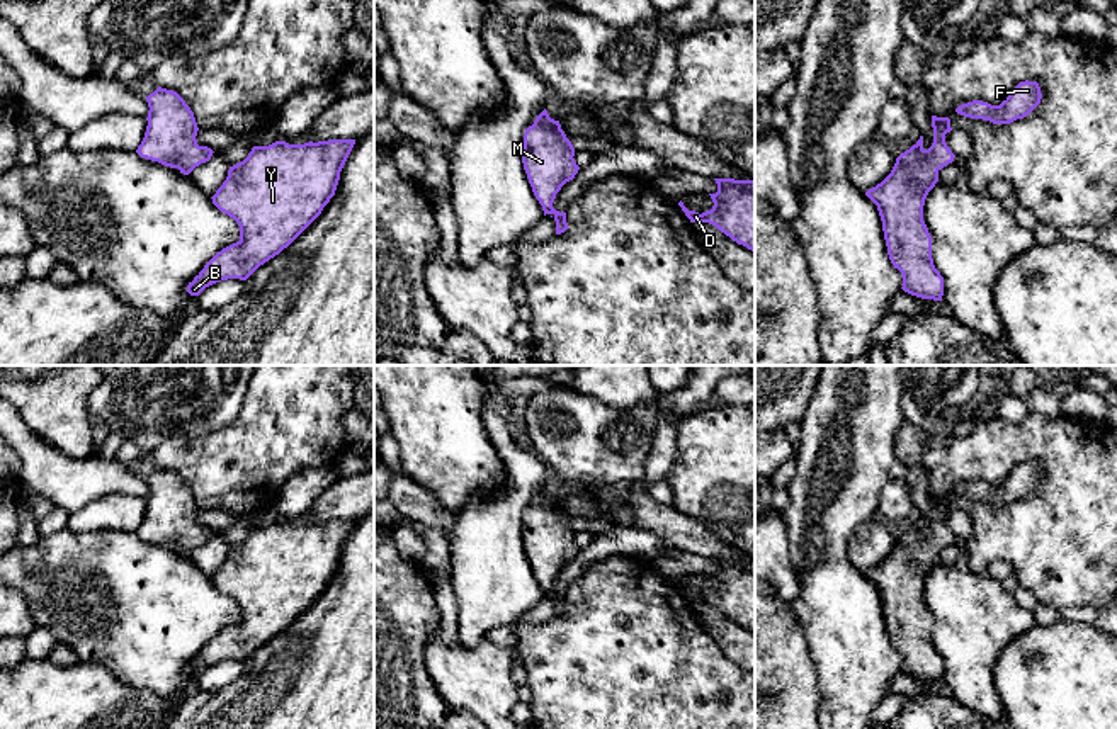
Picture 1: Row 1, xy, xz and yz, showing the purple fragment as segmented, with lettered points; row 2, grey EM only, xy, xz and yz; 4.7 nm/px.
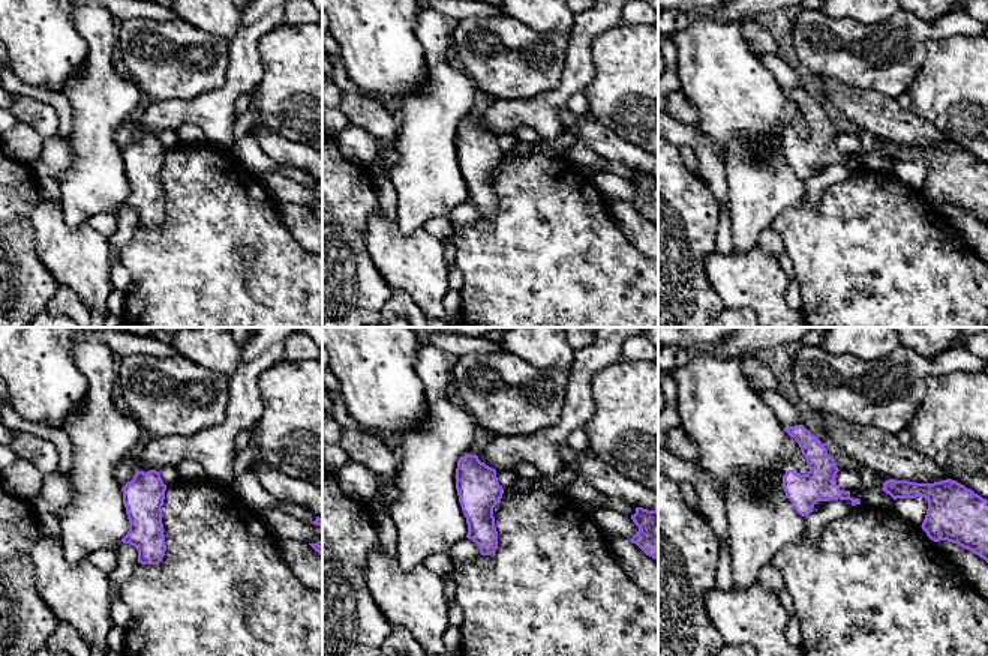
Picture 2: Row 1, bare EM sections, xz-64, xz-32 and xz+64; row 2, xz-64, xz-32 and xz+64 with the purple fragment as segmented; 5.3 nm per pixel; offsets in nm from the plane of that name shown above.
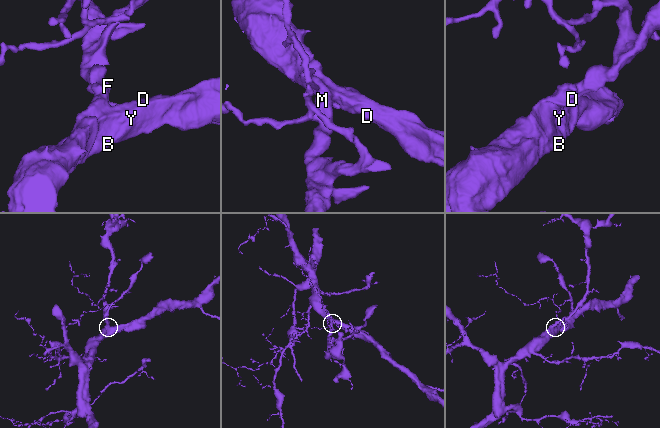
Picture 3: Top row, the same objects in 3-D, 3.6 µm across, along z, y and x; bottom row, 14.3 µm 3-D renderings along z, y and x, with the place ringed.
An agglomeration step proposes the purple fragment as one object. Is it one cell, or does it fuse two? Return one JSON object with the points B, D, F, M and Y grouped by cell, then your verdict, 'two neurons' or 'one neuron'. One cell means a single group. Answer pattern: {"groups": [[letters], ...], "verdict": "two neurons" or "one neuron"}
{"groups": [["B", "D", "F", "M", "Y"]], "verdict": "one neuron"}

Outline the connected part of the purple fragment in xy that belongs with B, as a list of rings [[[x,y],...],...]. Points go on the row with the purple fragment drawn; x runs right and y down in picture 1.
[[[328,139],[289,144],[275,141],[253,146],[248,156],[230,167],[223,185],[211,197],[213,204],[240,226],[240,240],[218,251],[187,285],[190,296],[228,280],[247,280],[260,265],[287,248],[323,211],[335,195],[340,172],[355,139]]]

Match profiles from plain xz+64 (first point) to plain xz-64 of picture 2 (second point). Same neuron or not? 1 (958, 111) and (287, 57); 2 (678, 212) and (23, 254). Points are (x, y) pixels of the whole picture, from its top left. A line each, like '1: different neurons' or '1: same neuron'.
1: same neuron
2: same neuron

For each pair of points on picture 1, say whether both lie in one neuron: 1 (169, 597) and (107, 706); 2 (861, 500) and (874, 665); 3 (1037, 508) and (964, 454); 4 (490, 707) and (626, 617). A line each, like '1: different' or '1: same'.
1: different
2: same
3: same
4: different

